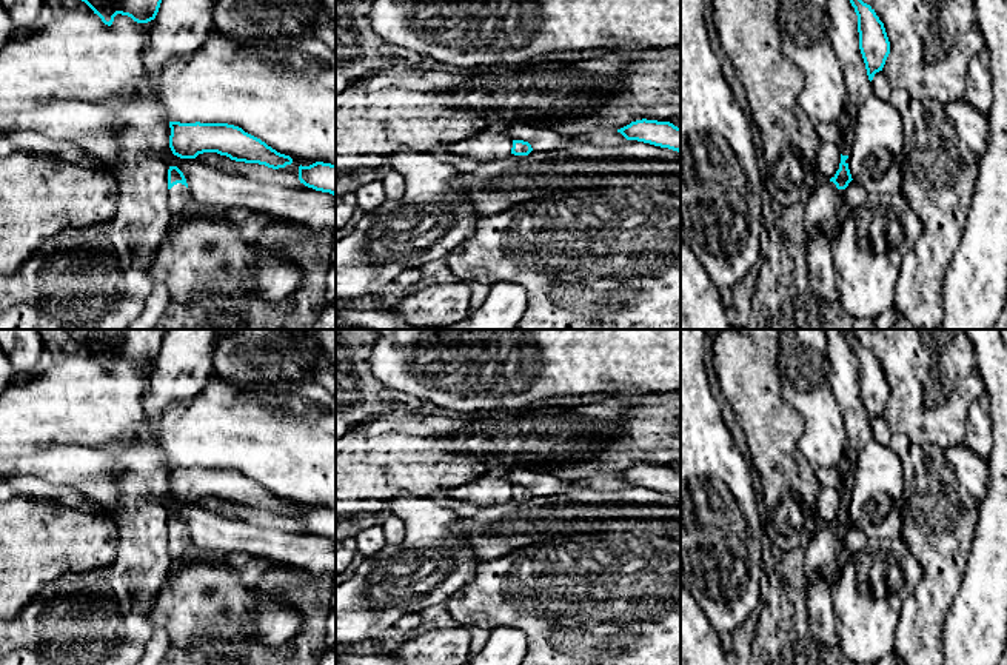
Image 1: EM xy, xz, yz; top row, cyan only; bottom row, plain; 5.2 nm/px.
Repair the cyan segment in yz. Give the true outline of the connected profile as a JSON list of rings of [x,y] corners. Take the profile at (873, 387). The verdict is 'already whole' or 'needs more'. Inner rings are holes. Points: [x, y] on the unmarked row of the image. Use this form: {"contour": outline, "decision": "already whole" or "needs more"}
{"contour": [[[841,329],[858,360],[859,394],[865,408],[868,425],[882,416],[890,399],[890,386],[884,368],[875,354],[864,348],[853,329]]], "decision": "already whole"}

